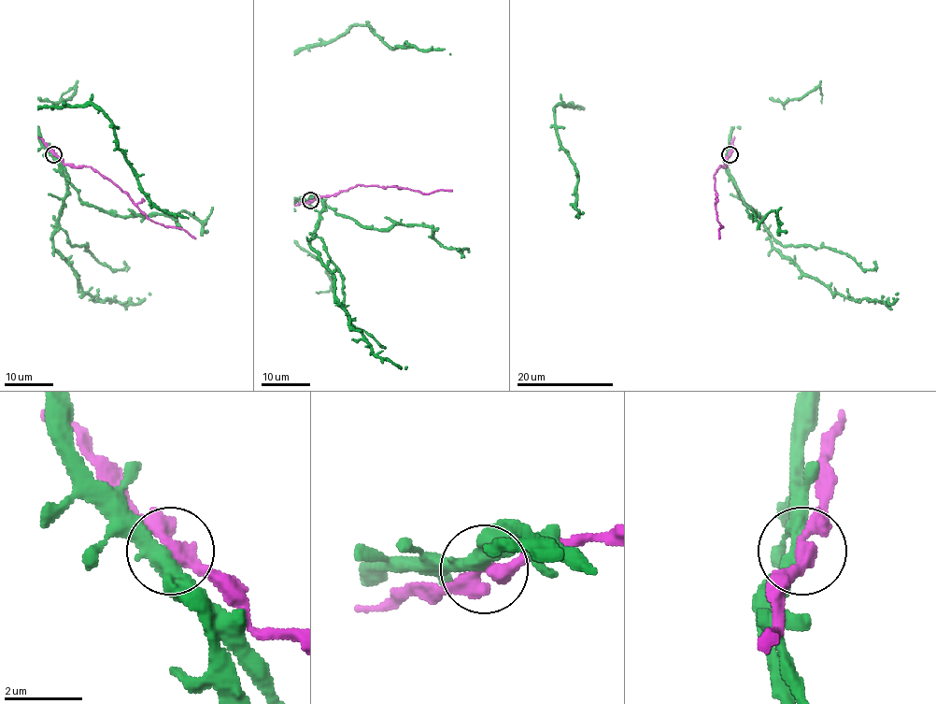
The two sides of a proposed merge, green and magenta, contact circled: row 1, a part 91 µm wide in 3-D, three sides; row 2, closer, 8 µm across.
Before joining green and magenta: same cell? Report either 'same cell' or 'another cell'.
same cell

